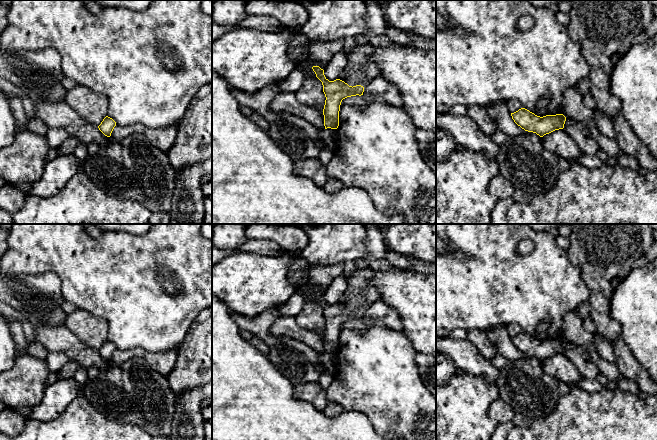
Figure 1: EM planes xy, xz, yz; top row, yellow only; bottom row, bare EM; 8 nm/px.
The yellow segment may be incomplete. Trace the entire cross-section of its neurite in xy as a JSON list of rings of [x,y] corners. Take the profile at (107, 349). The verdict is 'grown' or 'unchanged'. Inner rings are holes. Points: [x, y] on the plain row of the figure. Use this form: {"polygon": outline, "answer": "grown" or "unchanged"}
{"polygon": [[[108,340],[103,343],[98,352],[105,360],[118,365],[121,365],[132,358],[144,357],[146,354],[146,351],[140,348],[133,348],[131,350],[117,349],[116,346]]], "answer": "grown"}

